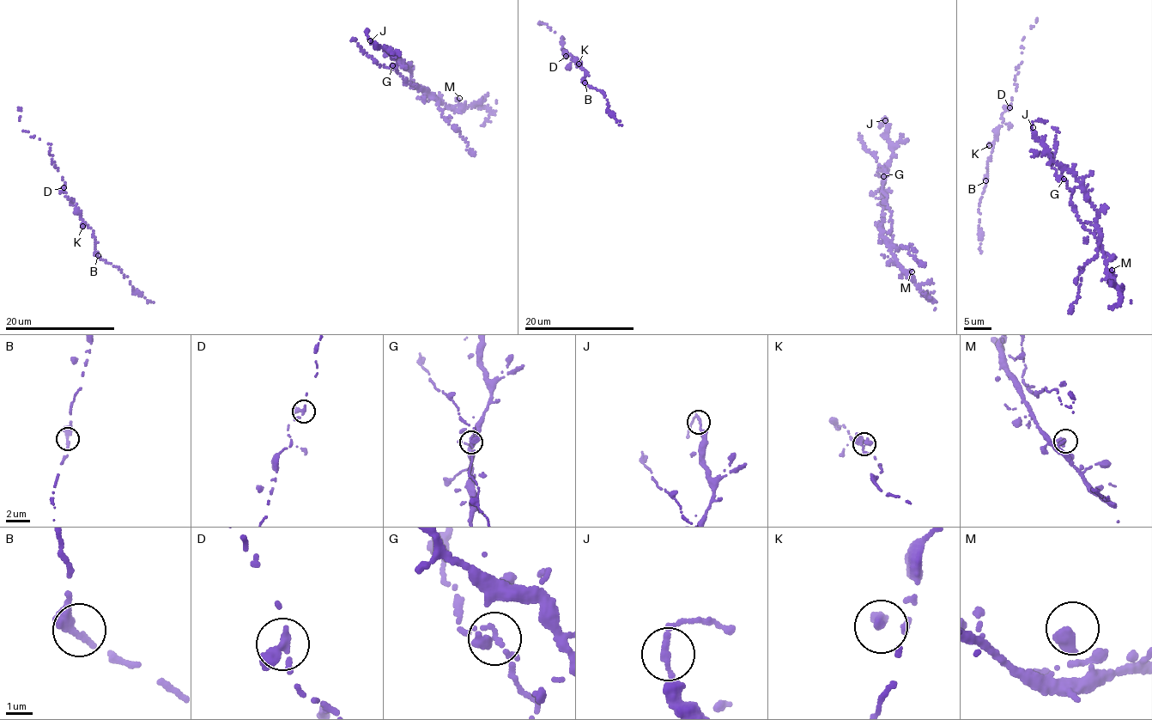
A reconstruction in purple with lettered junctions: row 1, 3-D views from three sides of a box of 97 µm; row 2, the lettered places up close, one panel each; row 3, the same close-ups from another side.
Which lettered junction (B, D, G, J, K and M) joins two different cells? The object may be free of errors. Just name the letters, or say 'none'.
none

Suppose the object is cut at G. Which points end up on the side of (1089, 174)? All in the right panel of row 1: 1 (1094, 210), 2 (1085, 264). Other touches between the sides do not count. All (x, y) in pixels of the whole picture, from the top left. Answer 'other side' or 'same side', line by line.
1: same side
2: other side

